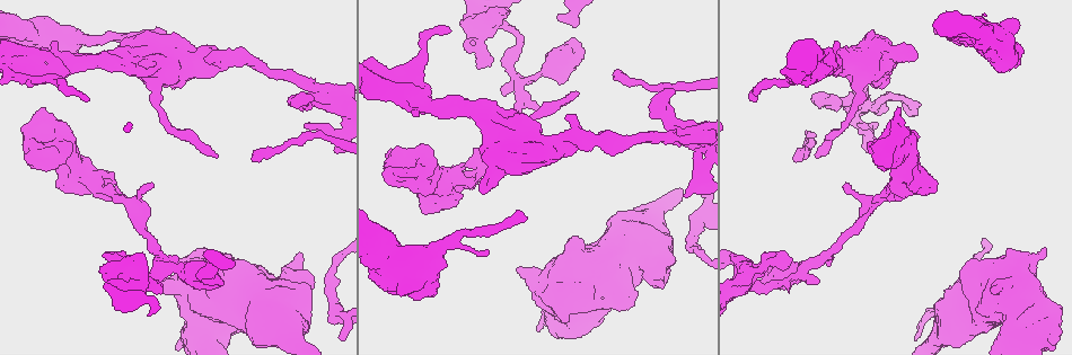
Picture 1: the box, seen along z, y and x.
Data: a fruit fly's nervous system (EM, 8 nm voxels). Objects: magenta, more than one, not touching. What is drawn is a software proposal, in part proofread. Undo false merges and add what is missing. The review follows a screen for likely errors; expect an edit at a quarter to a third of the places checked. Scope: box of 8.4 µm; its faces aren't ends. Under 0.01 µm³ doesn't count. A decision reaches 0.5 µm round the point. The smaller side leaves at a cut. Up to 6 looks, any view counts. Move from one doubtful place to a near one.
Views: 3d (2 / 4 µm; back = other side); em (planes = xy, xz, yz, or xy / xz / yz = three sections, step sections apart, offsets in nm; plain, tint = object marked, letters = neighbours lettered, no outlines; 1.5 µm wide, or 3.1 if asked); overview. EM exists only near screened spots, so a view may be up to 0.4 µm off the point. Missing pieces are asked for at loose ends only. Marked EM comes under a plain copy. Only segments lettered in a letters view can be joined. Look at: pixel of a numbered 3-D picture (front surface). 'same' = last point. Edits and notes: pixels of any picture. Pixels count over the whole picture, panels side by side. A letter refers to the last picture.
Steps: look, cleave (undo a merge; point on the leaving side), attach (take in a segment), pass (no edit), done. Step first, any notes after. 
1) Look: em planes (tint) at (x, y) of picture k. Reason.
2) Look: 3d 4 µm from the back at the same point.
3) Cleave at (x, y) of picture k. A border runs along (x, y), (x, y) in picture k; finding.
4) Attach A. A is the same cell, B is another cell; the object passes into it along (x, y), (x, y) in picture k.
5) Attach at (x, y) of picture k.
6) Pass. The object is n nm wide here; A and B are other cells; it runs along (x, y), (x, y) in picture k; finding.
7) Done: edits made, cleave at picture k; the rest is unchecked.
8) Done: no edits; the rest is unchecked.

Look: 3d 2 µm at (503, 93) of picture 1. Free end.

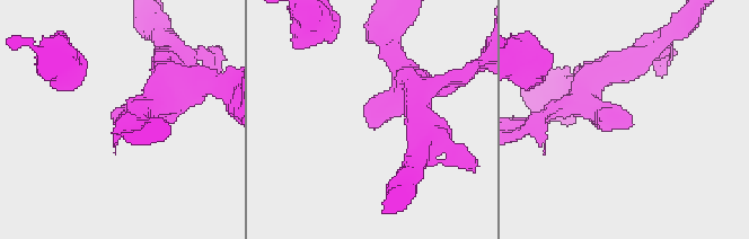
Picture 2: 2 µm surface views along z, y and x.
Look: em planes (tint) at (368, 126) of picture 2.

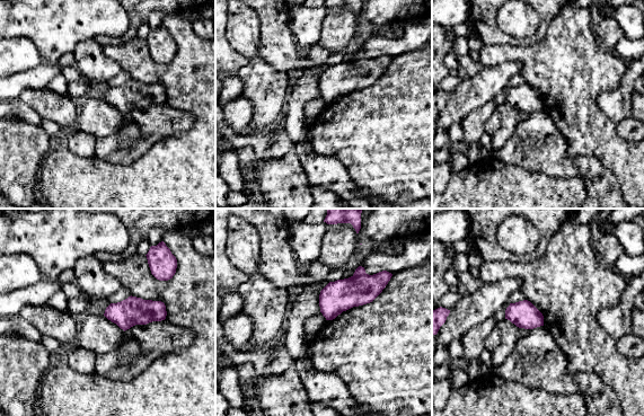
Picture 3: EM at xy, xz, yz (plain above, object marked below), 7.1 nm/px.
Look: em planes (letters) at the same point.

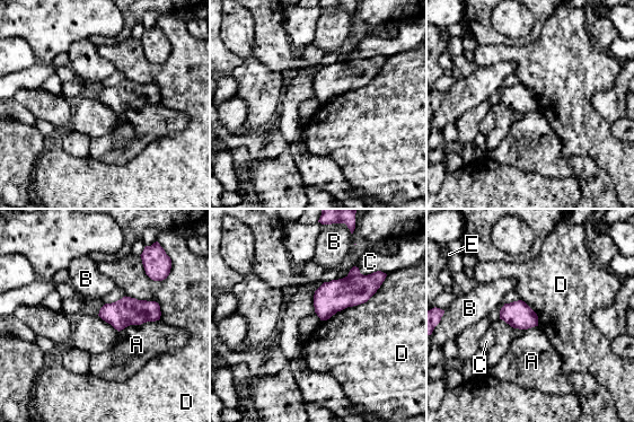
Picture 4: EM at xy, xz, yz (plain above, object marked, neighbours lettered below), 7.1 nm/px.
Pass. The object is 190 nm wide here; A, B, C, D and E are other cells; a border runs along (386, 277), (366, 301), (322, 321) in picture 4; none of them fits.

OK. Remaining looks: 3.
Look: em planes (letters) at (527, 217) of picture 1. Free end.

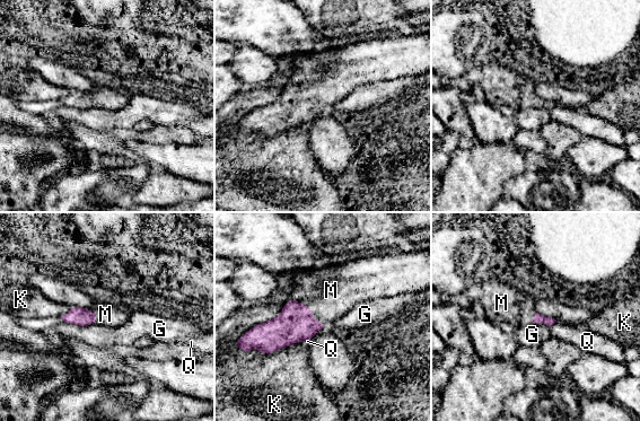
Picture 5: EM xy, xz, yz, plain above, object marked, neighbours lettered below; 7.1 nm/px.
Attach M. M is the same cell, G, K and Q are other cells; the object passes into it along (296, 323), (308, 308), (331, 290) in picture 5; the neuron continues.

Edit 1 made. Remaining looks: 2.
Look: overview. Redraw.

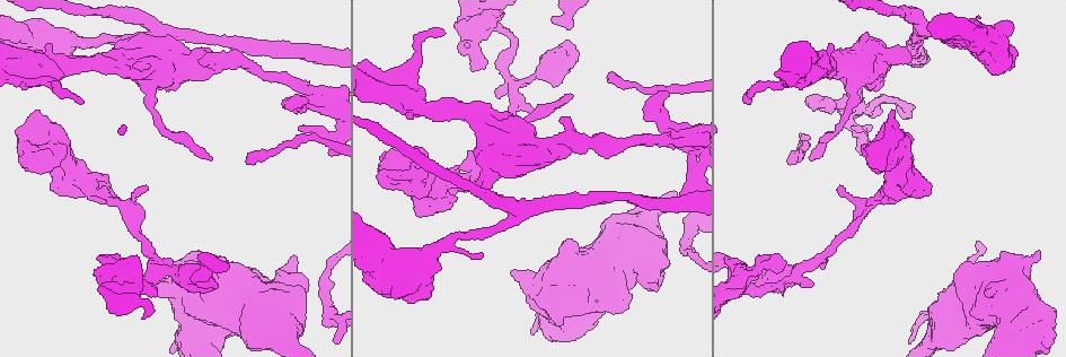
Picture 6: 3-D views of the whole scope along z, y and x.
Look: em planes (letters) at (839, 188) of picture 6. Tapers out.

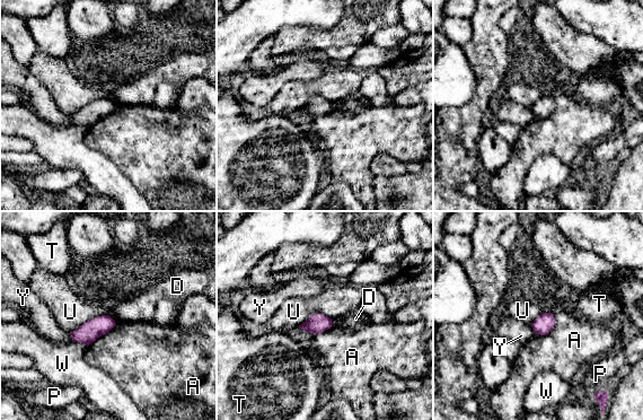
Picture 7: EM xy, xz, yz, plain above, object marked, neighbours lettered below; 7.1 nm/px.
Pass. The longest contact is with U, 340 nm; A, D, P, T, U, W and Y are other cells; a border runs along (115, 321), (97, 315), (70, 332) in picture 7; none of them fits.

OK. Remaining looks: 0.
Done: edits made, attach at picture 5; the rest is unchecked.

